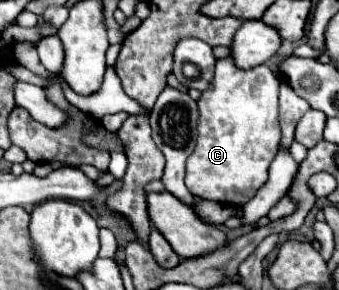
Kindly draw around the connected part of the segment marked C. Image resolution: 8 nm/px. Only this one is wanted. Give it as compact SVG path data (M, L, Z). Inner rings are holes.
M231 56L217 60L215 88L199 98L196 146L187 162L185 184L193 196L219 204L243 206L267 182L269 164L279 150L277 120L279 78L265 66L239 70Z

